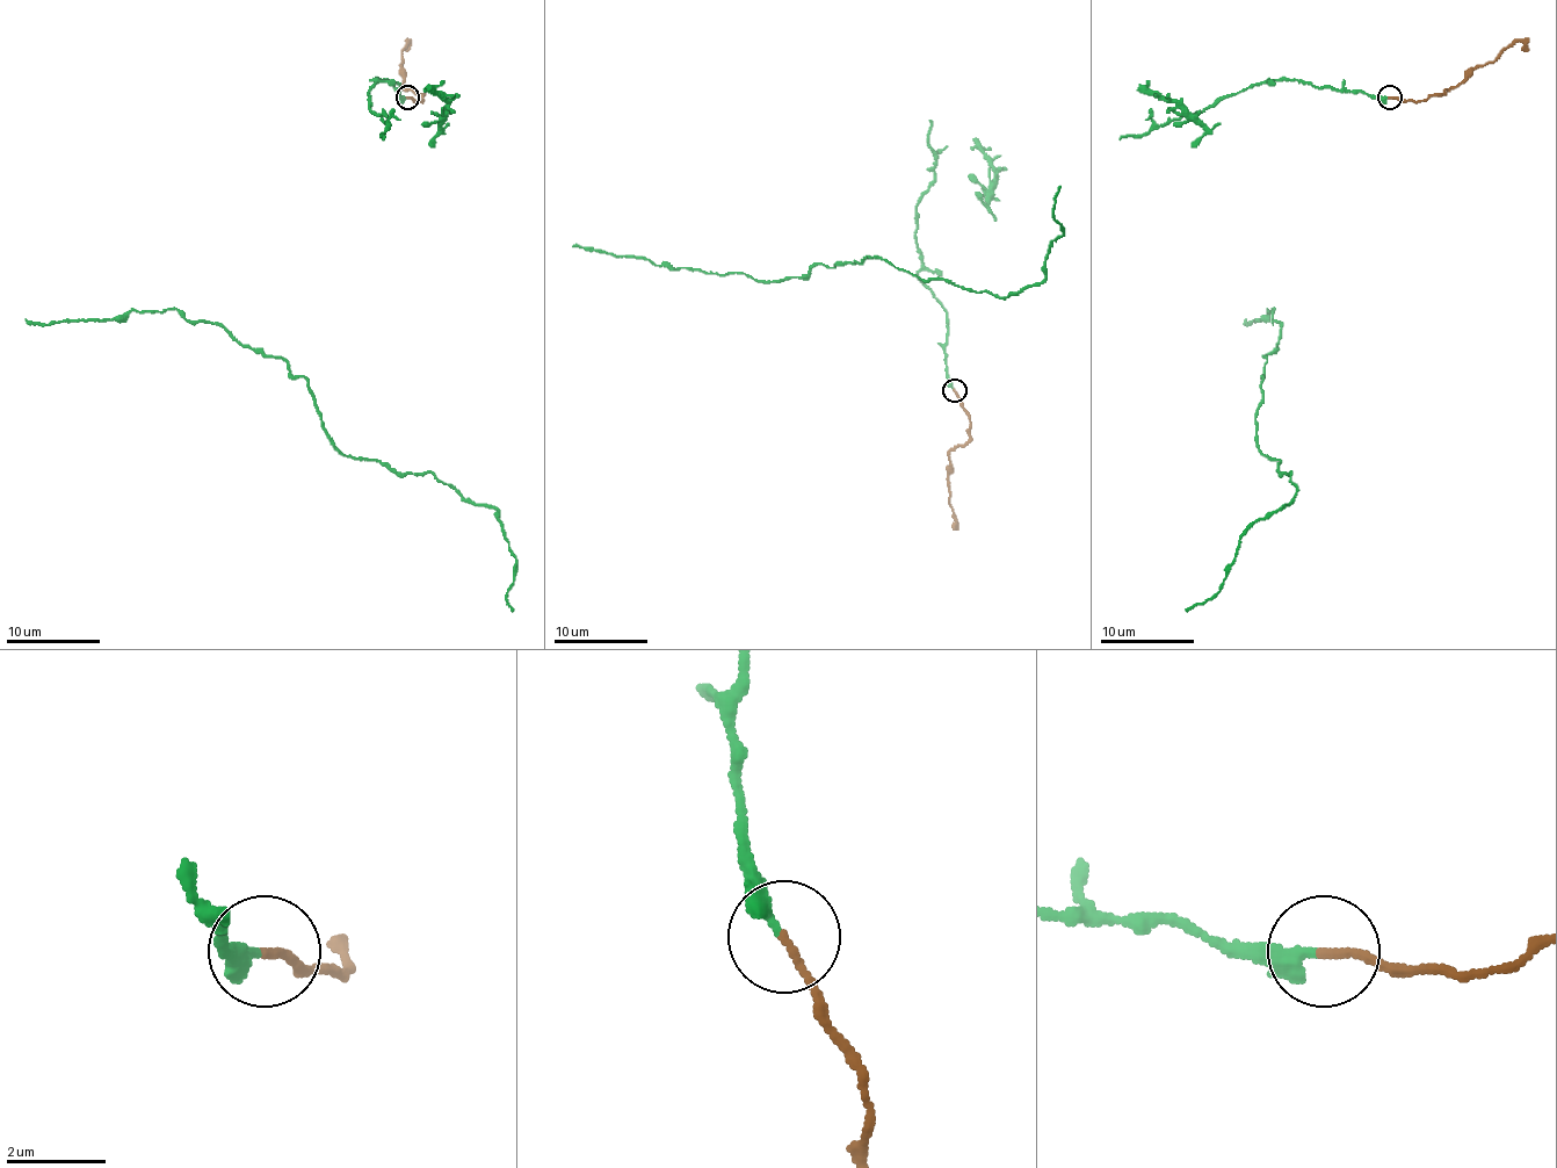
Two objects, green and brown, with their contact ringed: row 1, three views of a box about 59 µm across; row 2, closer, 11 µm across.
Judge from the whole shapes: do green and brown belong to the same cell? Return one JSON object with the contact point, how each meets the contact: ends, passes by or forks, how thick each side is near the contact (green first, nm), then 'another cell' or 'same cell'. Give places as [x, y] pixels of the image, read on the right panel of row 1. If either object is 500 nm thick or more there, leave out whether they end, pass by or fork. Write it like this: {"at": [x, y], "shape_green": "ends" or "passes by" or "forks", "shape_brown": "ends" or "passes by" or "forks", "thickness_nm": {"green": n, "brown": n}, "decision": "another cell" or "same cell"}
{"at": [1389, 96], "shape_green": "ends", "shape_brown": "ends", "thickness_nm": {"green": 280, "brown": 150}, "decision": "same cell"}

